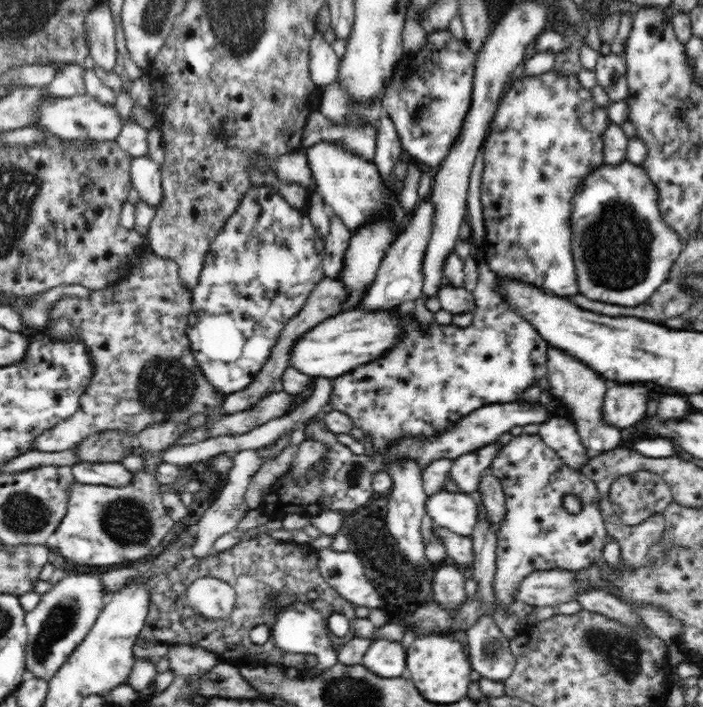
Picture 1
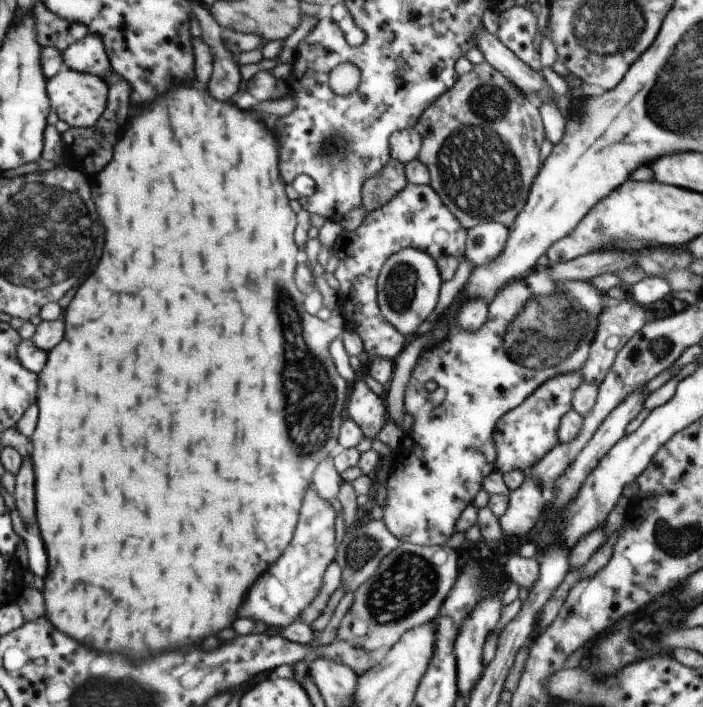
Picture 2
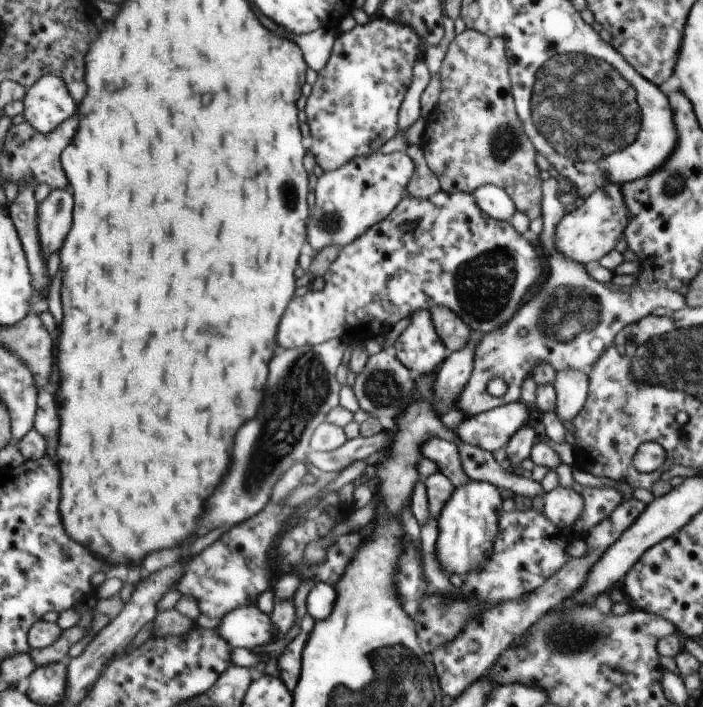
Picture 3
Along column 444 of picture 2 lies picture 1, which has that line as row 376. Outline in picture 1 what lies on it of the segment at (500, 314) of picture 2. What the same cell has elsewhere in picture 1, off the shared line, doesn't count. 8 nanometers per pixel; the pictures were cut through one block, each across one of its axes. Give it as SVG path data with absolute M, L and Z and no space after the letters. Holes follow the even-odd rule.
M486 262L478 263L479 277L476 287L472 294L476 299L476 308L473 313L472 323L468 328L458 327L458 325L440 325L434 321L427 331L422 331L422 324L418 321L406 321L405 333L402 334L401 345L394 345L393 349L389 350L384 357L377 358L377 361L369 362L369 364L362 365L349 373L342 374L341 377L331 379L332 392L328 401L332 404L333 410L338 410L347 414L353 422L353 426L361 428L365 436L370 436L372 446L374 450L382 450L386 447L392 439L402 438L403 435L436 435L440 431L446 430L451 423L458 422L460 418L464 418L470 412L478 410L481 406L494 404L494 403L509 403L514 401L524 400L524 392L532 388L532 386L538 386L538 380L547 374L546 362L548 362L548 343L541 337L541 334L534 328L534 325L528 321L528 319L522 316L521 312L514 311L514 308L510 307L508 298L505 298L504 294L501 294L497 288L500 286L500 282L497 281L496 273L492 272L489 264Z

